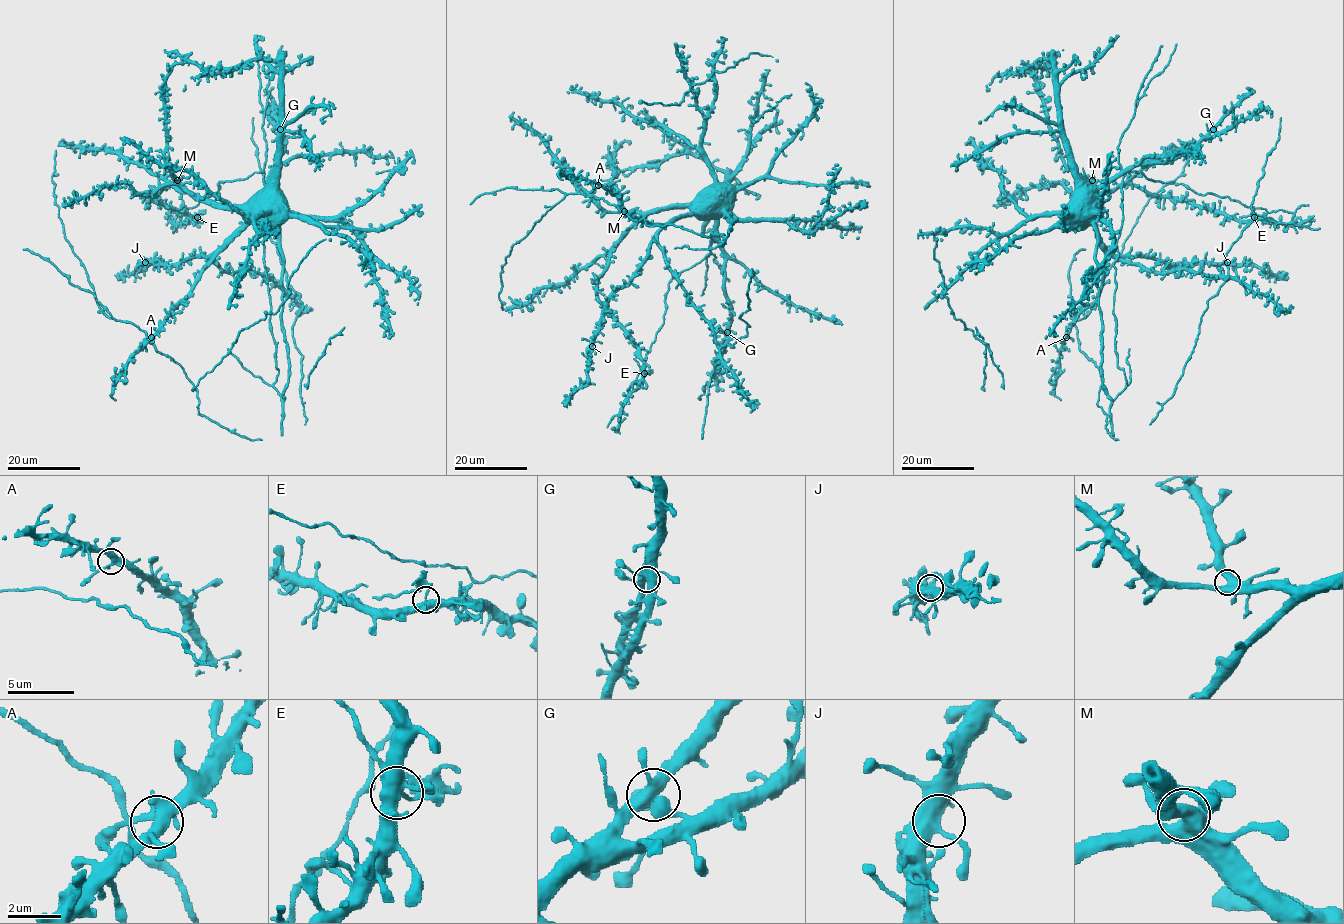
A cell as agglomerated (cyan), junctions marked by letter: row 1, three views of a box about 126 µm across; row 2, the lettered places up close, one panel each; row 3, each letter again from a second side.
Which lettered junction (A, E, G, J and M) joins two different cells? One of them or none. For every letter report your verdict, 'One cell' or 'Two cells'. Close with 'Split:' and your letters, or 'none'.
A: One cell
E: Two cells
G: One cell
J: One cell
M: One cell
Split: E

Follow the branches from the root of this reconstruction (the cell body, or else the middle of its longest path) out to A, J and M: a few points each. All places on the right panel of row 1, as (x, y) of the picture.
A: (1079, 208), (1095, 219), (1105, 270), (1099, 296), (1075, 318), (1066, 337)
J: (1079, 208), (1083, 207), (1084, 214), (1094, 219), (1098, 240), (1113, 254), (1152, 256), (1171, 265), (1227, 262)
M: (1079, 208), (1093, 199), (1092, 180)

